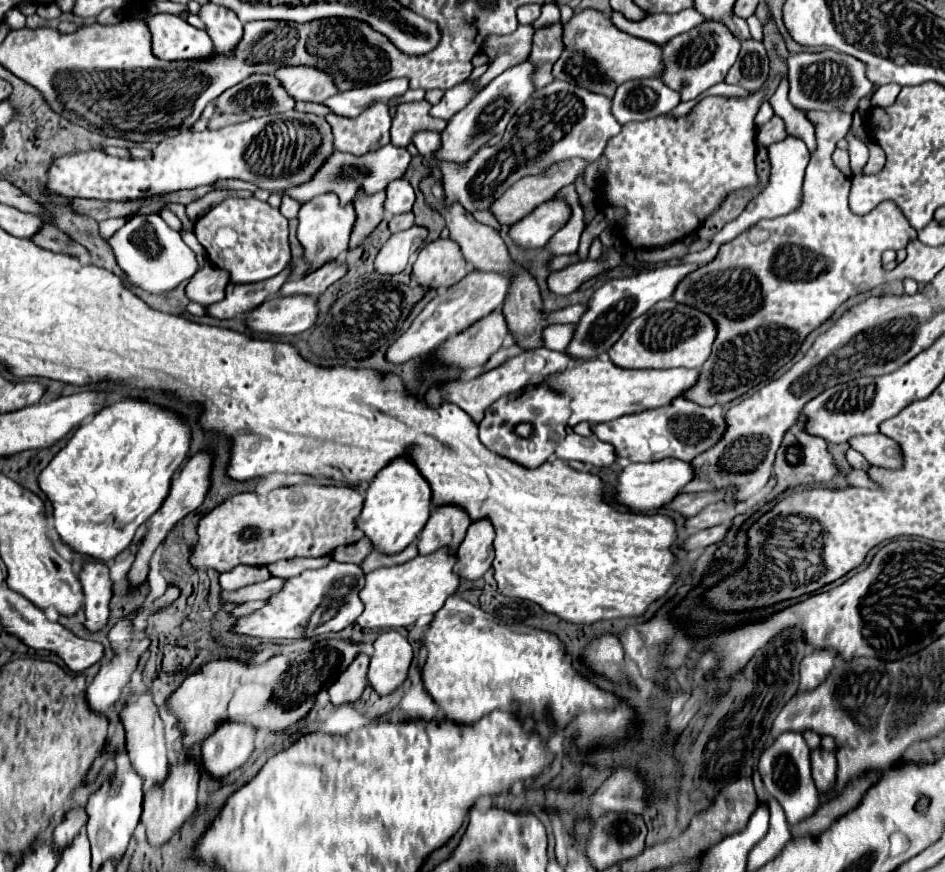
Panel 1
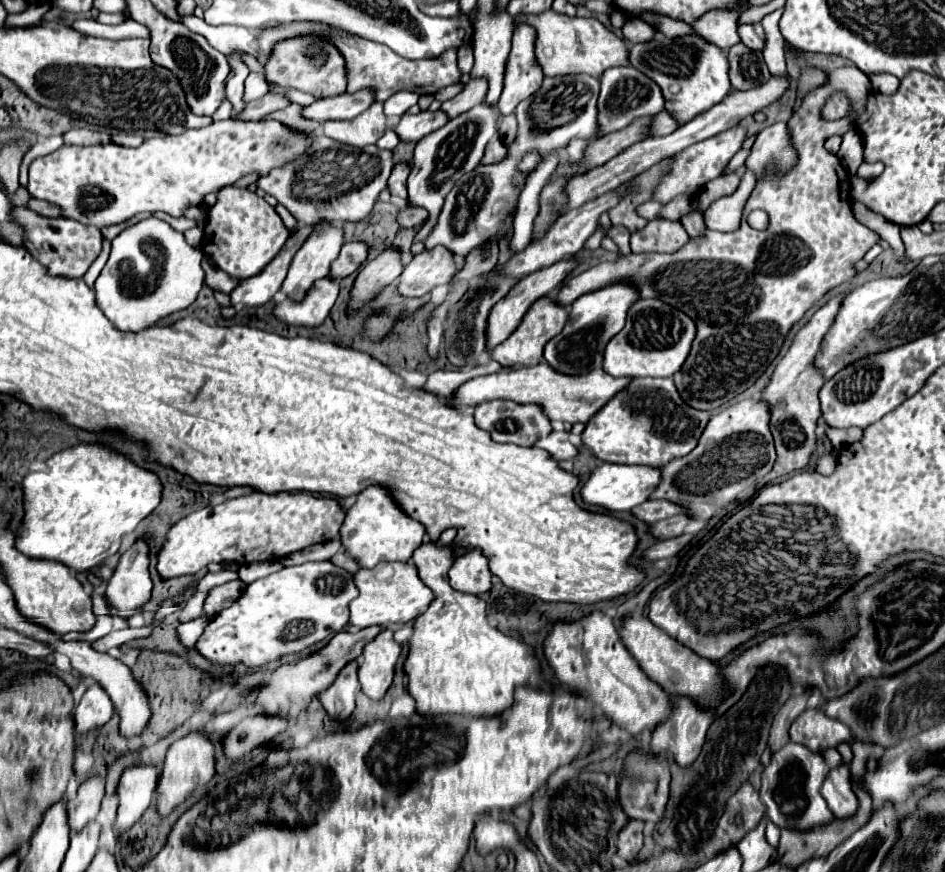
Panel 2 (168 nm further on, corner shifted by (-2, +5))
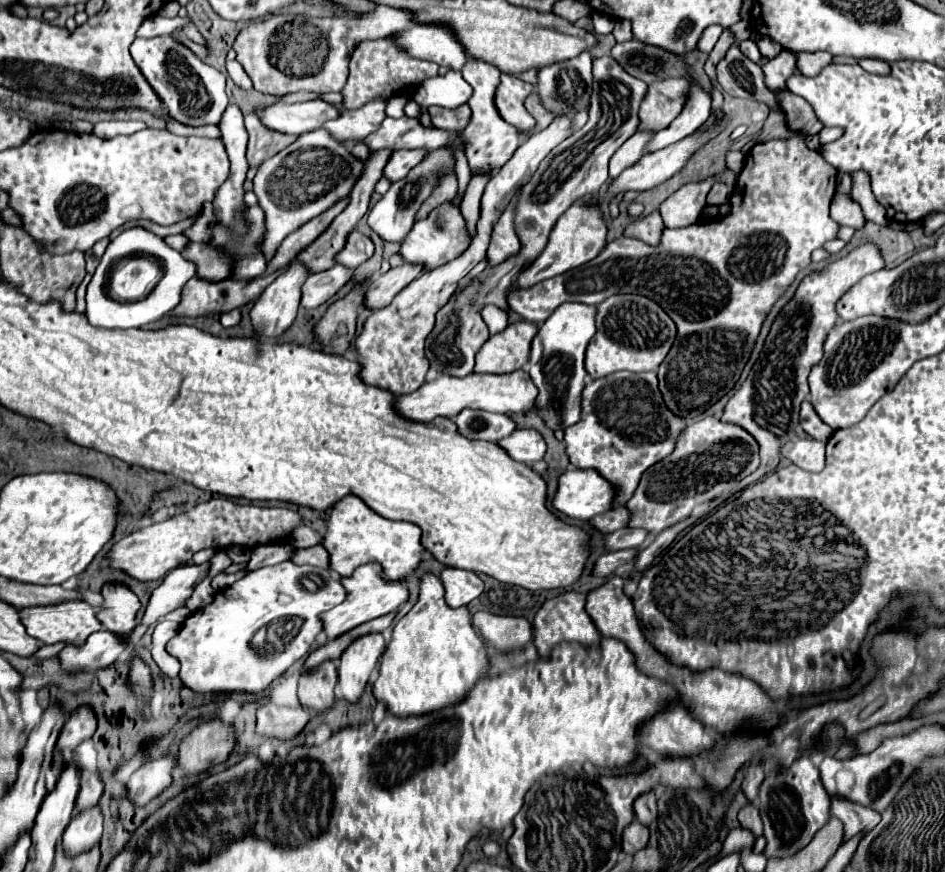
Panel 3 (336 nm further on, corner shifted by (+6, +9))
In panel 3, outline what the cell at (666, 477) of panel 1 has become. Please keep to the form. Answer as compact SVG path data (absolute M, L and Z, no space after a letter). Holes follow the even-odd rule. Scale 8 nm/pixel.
M569 467L559 477L553 507L571 519L593 519L595 515L613 509L615 499L617 487L613 487L599 471Z

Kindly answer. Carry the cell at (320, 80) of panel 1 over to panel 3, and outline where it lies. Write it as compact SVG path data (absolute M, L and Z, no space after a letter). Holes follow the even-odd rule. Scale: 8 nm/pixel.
M379 5L373 13L347 19L347 17L305 17L305 15L275 15L263 23L253 23L245 27L239 37L233 43L233 49L237 51L237 61L245 67L249 73L253 87L261 93L267 95L285 95L293 91L315 91L315 93L329 93L329 91L341 91L347 77L349 77L349 55L357 47L357 43L365 39L379 39L395 31L409 29L415 23L413 15L405 9L389 7L389 5Z

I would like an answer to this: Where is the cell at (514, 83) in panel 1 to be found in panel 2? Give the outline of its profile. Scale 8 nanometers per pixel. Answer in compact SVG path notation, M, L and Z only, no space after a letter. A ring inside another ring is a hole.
M485 103L473 107L471 111L451 119L441 127L441 131L435 131L433 135L427 135L417 143L415 155L413 155L413 169L407 179L407 201L413 207L423 207L429 213L439 213L445 195L455 187L455 183L469 171L473 171L479 161L483 159L485 145L491 137L497 135L497 119L499 119L497 107L485 107Z

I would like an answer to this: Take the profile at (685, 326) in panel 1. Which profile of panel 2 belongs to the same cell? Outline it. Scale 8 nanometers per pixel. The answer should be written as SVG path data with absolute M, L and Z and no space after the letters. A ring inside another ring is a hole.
M641 299L627 311L625 327L607 343L603 371L613 377L671 377L689 355L695 323L659 299Z

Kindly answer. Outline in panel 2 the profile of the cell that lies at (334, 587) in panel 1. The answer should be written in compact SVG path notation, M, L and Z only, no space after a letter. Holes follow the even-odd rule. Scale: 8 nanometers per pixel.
M331 561L285 567L249 583L231 607L209 621L195 649L219 667L245 665L247 669L257 669L339 633L349 621L349 603L355 597L353 575Z

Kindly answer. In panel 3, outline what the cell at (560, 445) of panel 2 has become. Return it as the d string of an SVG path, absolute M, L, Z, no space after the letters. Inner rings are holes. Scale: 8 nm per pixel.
M517 429L513 435L499 441L499 445L519 463L533 465L543 459L547 451L547 443L535 429Z

